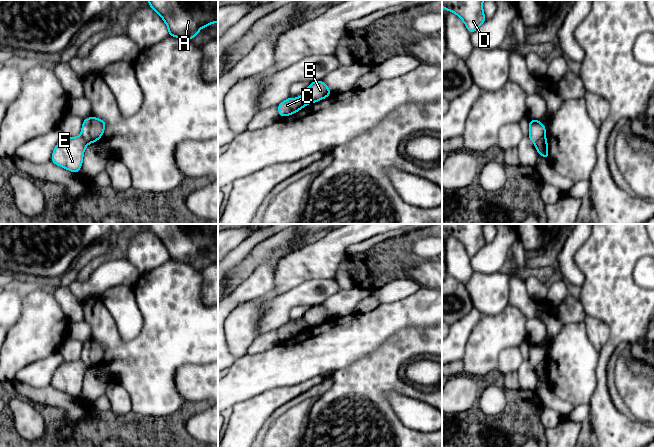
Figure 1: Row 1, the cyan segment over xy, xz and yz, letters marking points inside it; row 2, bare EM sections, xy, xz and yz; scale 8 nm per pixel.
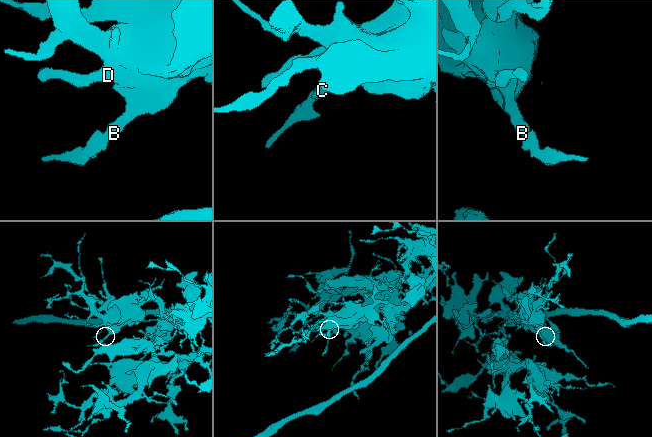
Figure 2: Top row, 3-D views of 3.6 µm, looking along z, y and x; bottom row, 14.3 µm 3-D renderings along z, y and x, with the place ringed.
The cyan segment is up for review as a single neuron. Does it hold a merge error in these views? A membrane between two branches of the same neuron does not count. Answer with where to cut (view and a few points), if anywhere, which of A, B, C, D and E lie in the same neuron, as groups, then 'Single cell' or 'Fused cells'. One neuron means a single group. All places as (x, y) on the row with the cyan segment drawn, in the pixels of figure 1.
Split along yz (545, 135), (534, 143). Groups: A B D / C E. Fused cells

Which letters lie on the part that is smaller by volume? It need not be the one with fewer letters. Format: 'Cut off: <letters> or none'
Cut off: C, E

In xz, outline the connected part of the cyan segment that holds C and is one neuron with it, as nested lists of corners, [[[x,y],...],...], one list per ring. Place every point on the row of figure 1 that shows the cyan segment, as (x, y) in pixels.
[[[301,94],[296,99],[289,97],[288,99],[284,100],[277,106],[277,109],[280,114],[280,117],[282,118],[298,112],[299,110],[304,108],[307,104],[308,101],[306,97],[303,94]]]

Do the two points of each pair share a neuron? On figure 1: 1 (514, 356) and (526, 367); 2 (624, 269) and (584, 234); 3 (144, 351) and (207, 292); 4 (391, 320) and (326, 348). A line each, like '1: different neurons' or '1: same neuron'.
1: different neurons
2: different neurons
3: different neurons
4: same neuron

